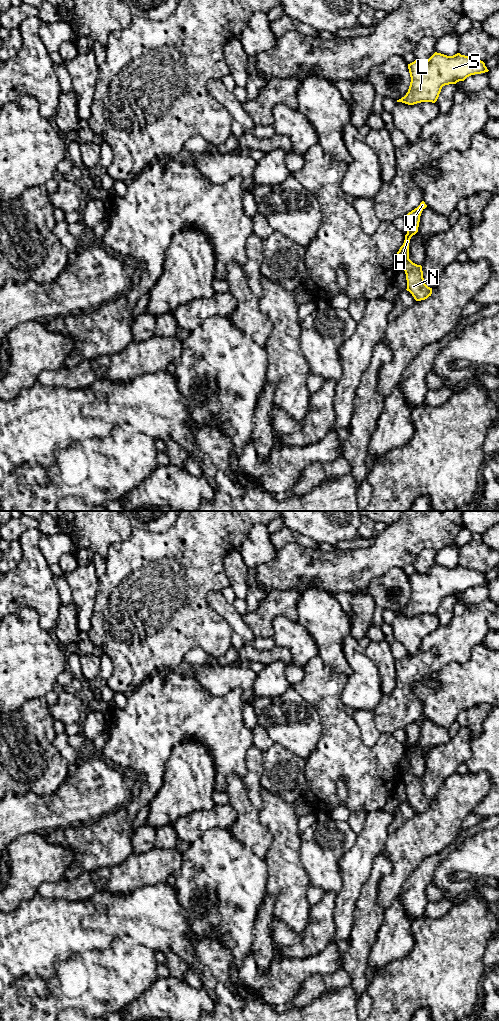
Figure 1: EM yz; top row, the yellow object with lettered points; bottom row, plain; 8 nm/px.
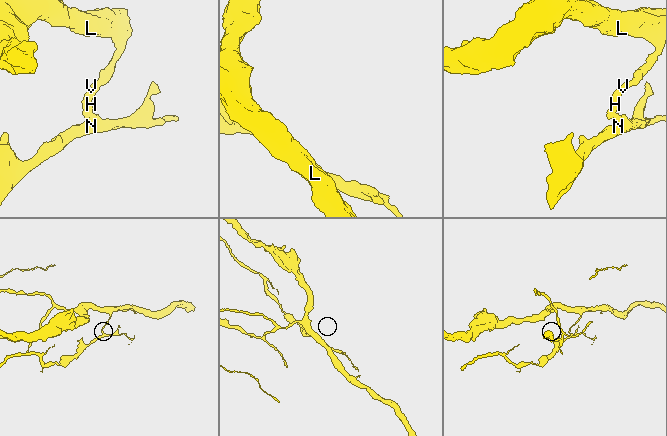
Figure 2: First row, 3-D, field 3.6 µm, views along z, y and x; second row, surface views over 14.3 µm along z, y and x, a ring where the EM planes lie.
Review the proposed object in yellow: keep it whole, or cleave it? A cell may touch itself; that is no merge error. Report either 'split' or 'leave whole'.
split

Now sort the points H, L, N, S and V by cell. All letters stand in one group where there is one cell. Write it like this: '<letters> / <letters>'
H L S V / N

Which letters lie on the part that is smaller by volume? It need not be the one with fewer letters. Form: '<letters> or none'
N

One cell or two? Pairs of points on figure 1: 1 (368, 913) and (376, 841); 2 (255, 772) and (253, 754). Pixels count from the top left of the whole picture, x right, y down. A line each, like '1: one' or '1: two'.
1: two
2: one

